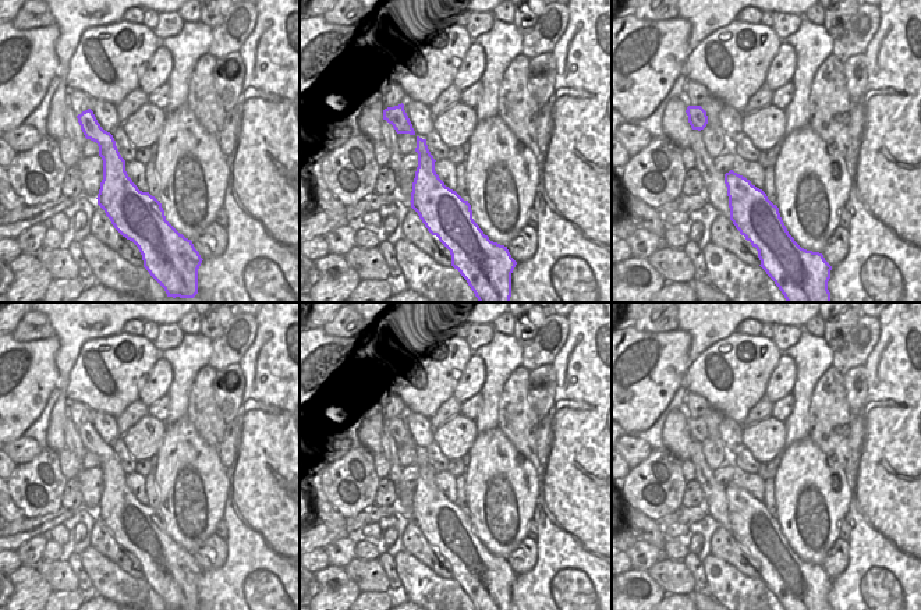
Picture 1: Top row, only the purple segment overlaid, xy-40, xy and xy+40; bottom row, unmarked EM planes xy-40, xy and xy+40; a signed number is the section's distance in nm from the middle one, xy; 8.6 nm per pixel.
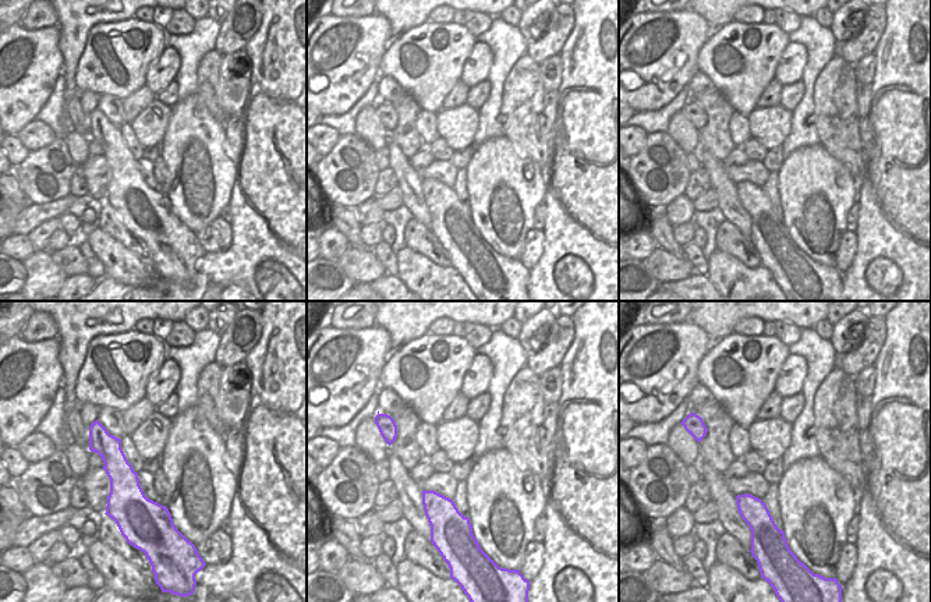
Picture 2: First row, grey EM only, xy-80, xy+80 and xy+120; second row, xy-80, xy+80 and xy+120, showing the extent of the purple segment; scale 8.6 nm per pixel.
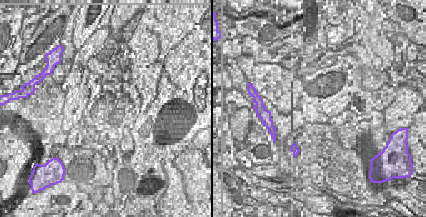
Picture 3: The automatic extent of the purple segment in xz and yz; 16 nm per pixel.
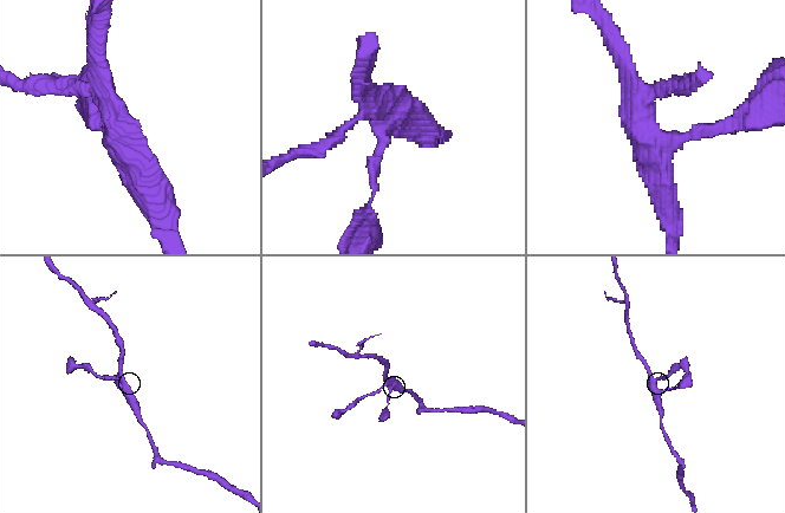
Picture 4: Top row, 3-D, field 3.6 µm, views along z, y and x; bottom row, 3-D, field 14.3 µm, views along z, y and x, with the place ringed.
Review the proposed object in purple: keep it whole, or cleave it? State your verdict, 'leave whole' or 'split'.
leave whole

